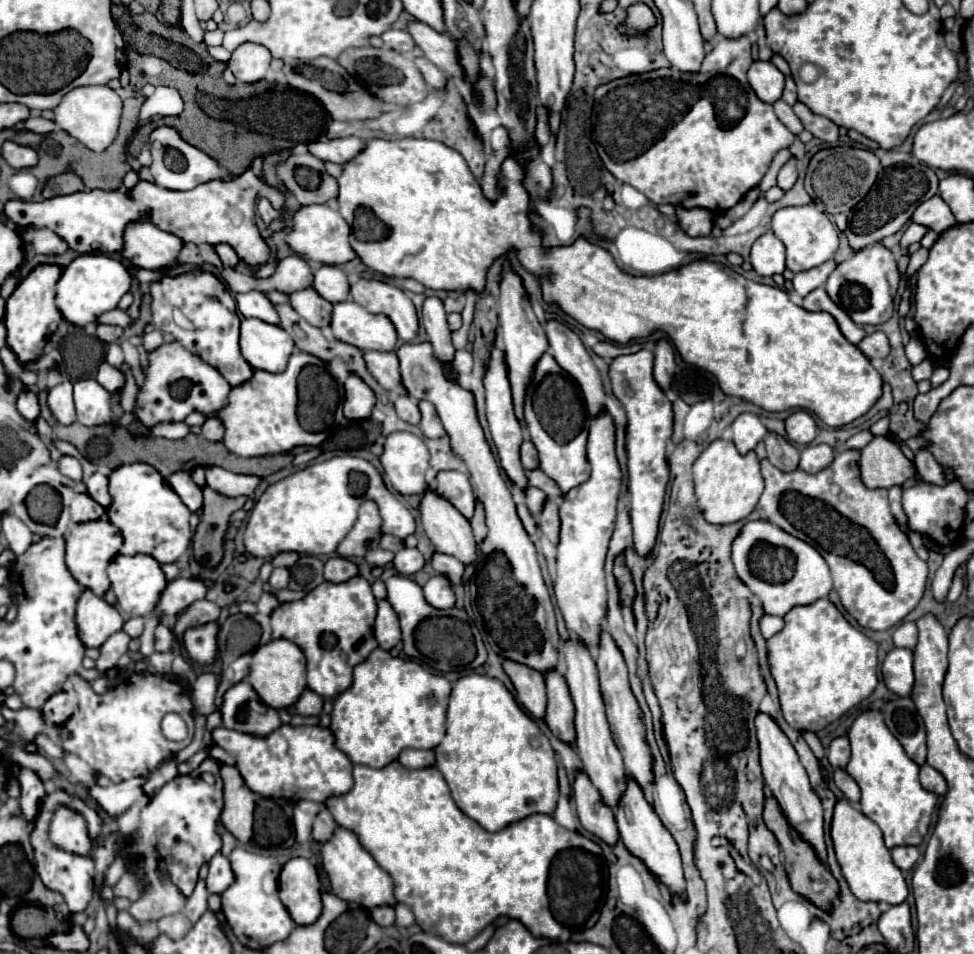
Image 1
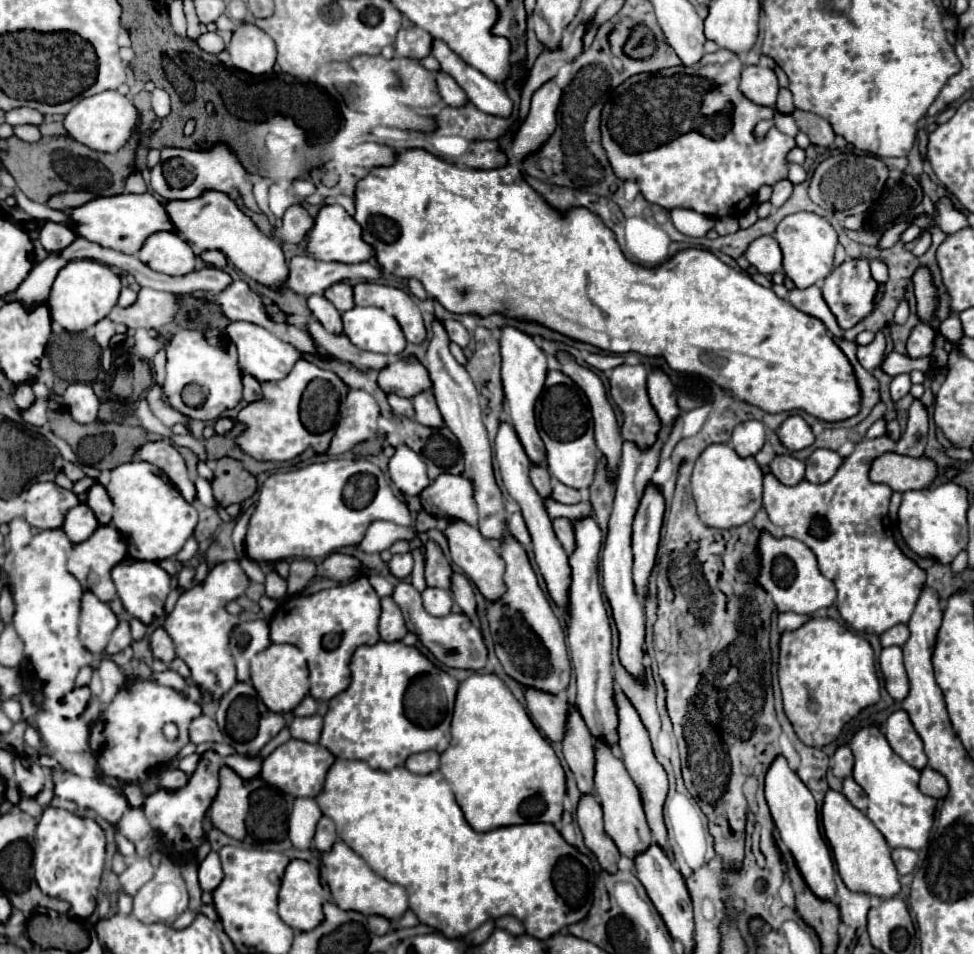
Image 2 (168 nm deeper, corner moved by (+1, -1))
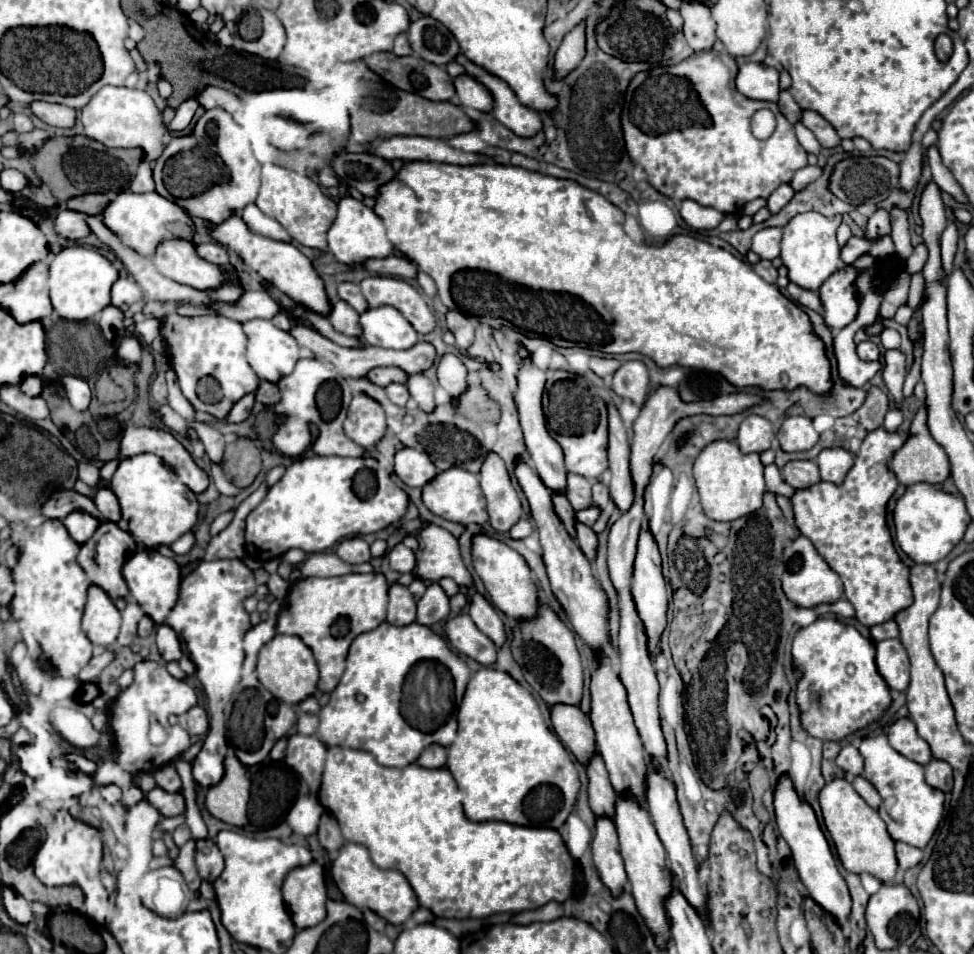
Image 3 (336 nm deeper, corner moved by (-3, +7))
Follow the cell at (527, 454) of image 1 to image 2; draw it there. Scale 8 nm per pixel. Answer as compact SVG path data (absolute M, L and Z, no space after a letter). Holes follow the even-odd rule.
M541 462L541 464L533 464L529 476L531 476L531 482L533 482L535 490L537 490L543 498L547 498L547 496L551 494L551 476L549 476L545 464L543 464L543 462Z

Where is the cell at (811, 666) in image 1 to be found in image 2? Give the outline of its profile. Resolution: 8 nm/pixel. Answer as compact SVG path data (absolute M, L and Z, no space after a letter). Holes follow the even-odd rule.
M813 616L801 628L781 634L779 686L783 708L803 744L821 748L833 742L851 718L879 702L879 678L873 664L871 644L829 616Z

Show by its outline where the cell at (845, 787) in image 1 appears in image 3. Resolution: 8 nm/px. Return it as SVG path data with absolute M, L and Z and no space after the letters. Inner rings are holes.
M857 776L857 778L853 778L853 788L857 790L857 794L859 794L871 808L879 808L881 796L879 796L879 792L875 790L875 786L873 786L871 782L867 782L863 776Z

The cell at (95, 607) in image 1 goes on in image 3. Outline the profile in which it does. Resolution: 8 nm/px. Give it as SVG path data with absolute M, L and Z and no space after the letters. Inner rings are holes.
M91 586L87 592L87 604L83 614L83 632L95 644L109 648L119 634L121 614L115 608L113 600L97 586Z

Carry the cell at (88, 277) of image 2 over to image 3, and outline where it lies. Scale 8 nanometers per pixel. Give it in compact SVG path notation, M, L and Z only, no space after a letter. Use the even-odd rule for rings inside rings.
M71 246L49 260L49 290L55 312L65 320L89 320L111 302L111 286L119 278L113 264L95 248Z

